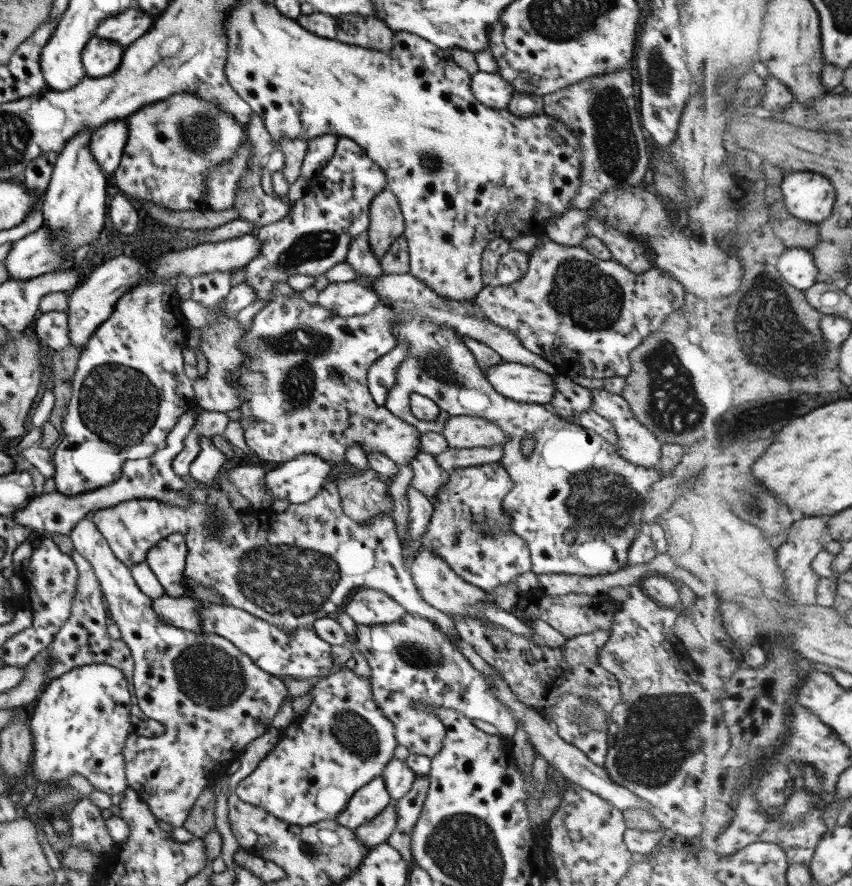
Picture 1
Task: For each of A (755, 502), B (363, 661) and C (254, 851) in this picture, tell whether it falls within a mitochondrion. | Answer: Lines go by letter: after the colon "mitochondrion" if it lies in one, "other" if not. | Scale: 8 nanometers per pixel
A: mitochondrion
B: other
C: other

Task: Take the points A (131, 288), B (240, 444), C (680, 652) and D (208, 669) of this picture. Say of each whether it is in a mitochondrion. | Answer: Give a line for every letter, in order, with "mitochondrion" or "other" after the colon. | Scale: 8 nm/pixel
A: other
B: other
C: other
D: mitochondrion

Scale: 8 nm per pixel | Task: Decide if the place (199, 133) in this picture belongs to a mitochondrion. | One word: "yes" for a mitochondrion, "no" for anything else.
yes

